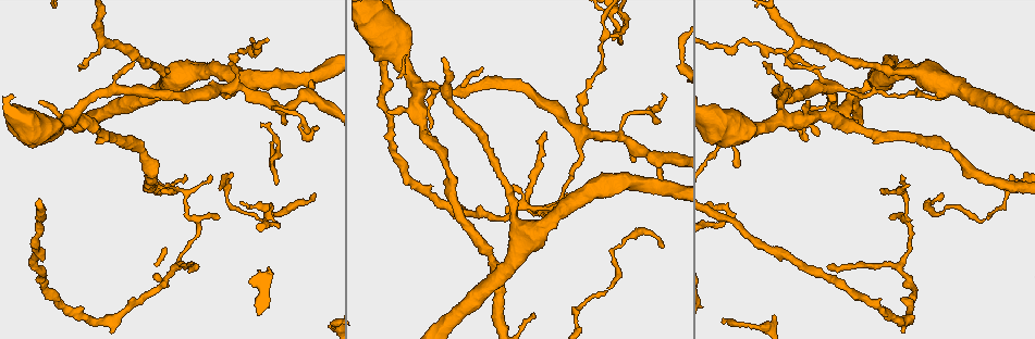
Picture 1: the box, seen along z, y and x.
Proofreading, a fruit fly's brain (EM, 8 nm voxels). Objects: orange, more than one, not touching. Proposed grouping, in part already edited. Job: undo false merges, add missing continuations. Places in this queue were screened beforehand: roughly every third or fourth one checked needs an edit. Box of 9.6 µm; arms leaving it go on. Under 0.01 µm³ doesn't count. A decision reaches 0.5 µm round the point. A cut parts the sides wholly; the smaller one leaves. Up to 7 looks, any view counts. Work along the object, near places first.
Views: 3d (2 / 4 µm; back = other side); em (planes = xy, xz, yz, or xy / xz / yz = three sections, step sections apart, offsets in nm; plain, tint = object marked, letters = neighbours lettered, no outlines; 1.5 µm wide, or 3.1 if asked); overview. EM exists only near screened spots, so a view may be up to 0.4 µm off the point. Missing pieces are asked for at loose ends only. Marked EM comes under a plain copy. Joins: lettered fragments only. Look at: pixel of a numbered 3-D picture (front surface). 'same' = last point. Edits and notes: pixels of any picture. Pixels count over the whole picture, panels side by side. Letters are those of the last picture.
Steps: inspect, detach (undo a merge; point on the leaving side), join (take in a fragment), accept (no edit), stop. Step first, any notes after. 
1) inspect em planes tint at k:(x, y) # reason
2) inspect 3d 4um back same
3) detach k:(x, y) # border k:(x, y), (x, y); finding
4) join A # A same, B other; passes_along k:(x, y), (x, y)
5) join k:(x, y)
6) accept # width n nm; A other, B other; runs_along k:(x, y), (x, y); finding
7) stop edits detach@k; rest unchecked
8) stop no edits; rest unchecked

inspect em planes letters at 1:(210, 175) # an open end

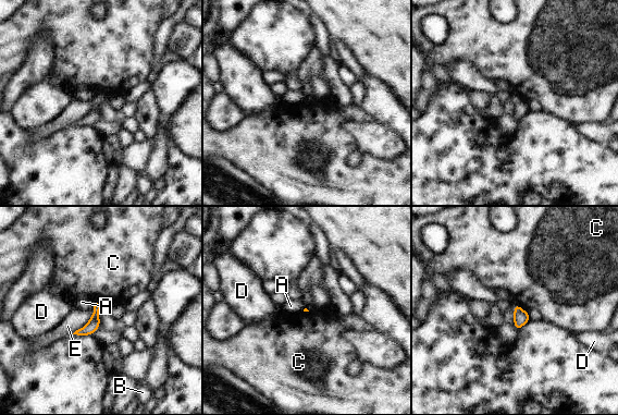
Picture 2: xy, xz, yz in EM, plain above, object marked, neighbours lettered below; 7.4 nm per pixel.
accept # A other, B other, C other, D other, E other; border 2:(516, 302), (528, 313); no lettered fragment goes on from it

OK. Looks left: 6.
inspect em xy step 4 tint at 1:(936, 97) # stops while still wide

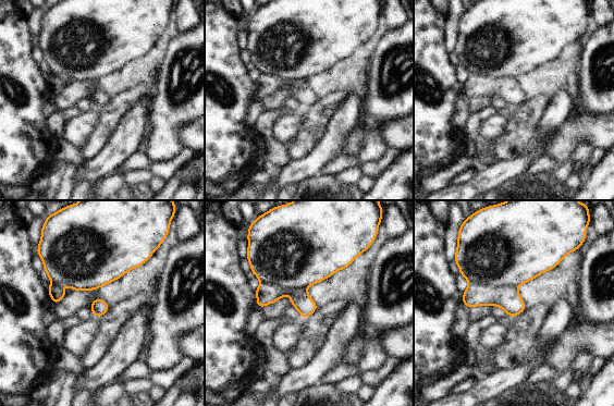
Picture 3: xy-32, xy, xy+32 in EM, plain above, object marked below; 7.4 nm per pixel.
inspect em planes letters same

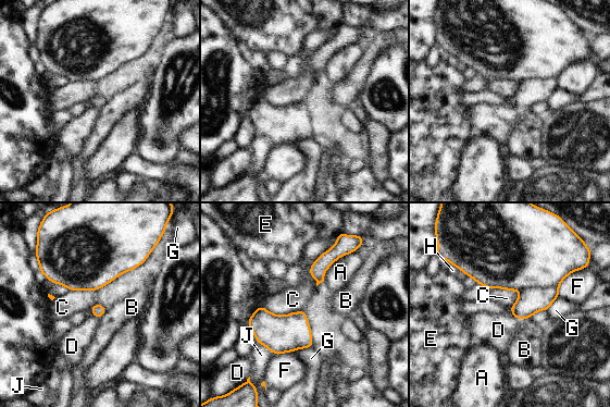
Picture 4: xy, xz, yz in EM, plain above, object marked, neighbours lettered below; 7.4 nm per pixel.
detach 4:(536, 255) # longest_contact A 320 nm; A other, B other, C other, D other, E other, F other, G other, H other, J other; a second neuron is stuck on

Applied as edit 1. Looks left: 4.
stop edits detach@4; rest unchecked

